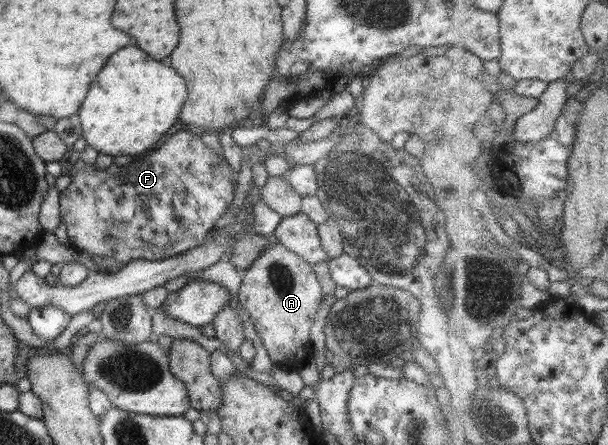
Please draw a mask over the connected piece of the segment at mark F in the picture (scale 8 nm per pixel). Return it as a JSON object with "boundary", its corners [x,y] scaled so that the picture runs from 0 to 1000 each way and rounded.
{"boundary":[[[308,288],[304,292],[294,290],[262,335],[224,351],[209,369],[191,373],[184,366],[181,373],[166,380],[160,378],[155,369],[140,369],[127,362],[127,369],[120,371],[112,384],[112,393],[115,393],[113,416],[102,431],[97,431],[95,467],[99,492],[109,503],[109,526],[112,528],[117,555],[133,566],[135,573],[150,575],[156,584],[161,578],[176,575],[179,582],[186,582],[186,591],[197,591],[204,598],[225,582],[245,587],[275,582],[334,548],[334,533],[337,533],[339,524],[354,506],[354,497],[370,479],[370,470],[383,452],[383,416],[390,389],[383,389],[370,351],[354,346],[350,337],[345,337],[344,330],[331,319],[329,294]]]}

